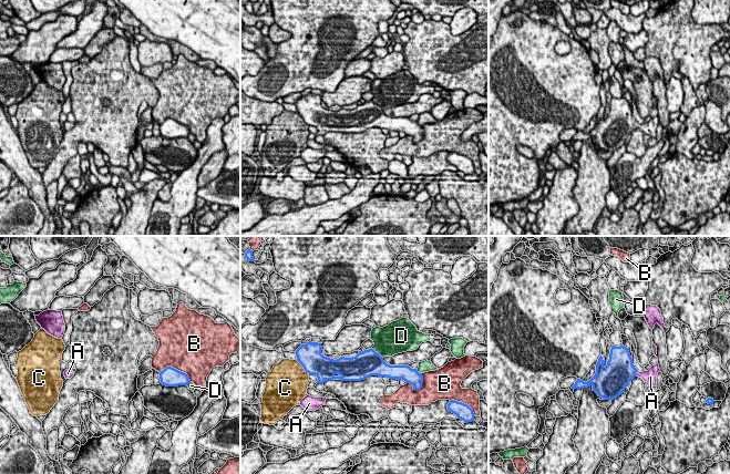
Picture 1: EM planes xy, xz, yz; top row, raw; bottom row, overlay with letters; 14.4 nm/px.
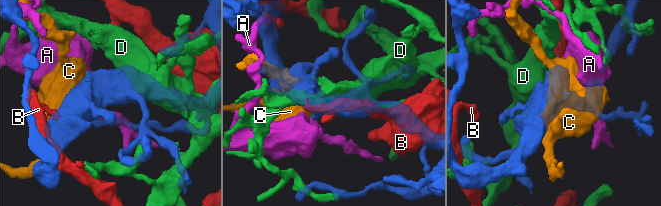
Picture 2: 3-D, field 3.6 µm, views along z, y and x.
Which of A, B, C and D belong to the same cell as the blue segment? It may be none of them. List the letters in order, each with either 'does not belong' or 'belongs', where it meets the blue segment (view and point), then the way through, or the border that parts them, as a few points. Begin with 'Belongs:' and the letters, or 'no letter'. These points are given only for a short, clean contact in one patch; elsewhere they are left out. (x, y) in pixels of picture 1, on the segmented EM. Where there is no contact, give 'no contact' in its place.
Belongs: A
A: belongs; meets blue in yz at (635, 373); runs through yz (619, 371), (635, 373), (650, 377)
B: does not belong; meets blue in xy at (175, 369)
C: does not belong; meets blue in xz at (304, 368)
D: does not belong; meets blue in xz at (378, 353)

